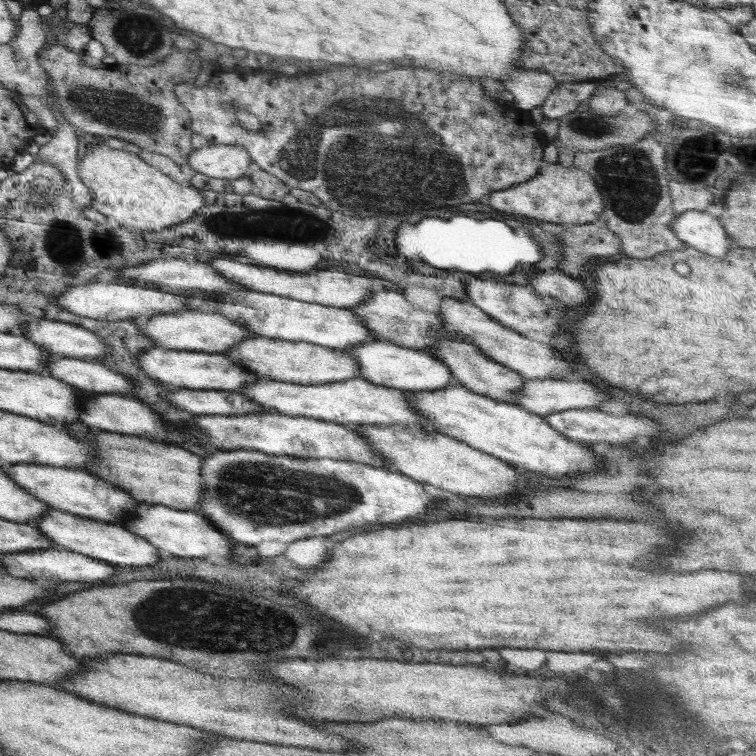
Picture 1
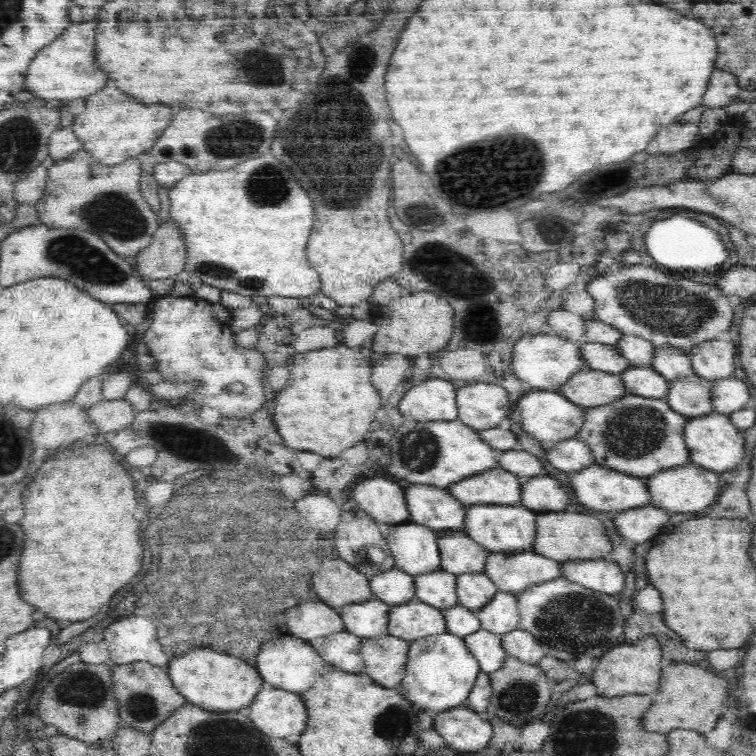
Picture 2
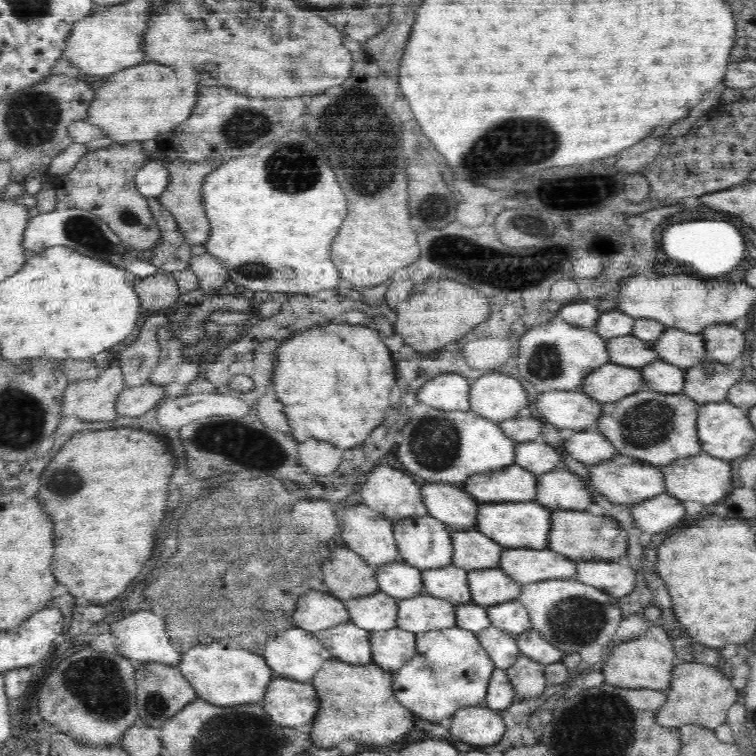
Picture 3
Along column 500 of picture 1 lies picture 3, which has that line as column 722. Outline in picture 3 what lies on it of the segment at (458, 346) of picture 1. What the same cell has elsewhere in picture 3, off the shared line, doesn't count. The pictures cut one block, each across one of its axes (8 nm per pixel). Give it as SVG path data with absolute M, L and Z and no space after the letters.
M702 360L686 370L682 393L699 405L726 400L729 390L741 382L738 364L722 364Z

